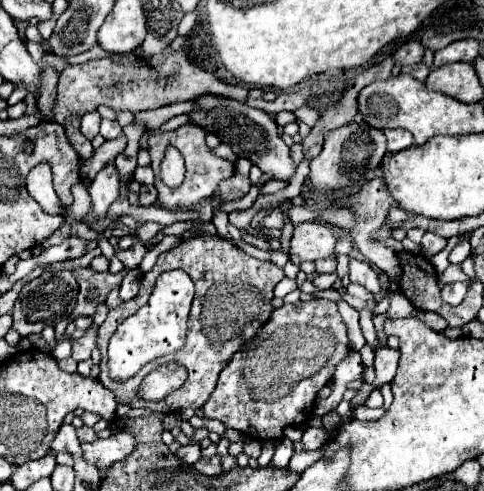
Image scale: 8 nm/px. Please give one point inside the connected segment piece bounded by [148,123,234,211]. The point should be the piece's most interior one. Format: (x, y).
(204, 171)

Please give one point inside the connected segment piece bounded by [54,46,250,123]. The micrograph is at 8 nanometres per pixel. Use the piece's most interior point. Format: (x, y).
(143, 83)

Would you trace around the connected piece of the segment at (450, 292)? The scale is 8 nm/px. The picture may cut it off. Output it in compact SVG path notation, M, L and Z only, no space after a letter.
M452 283L452 285L444 285L442 287L442 299L450 305L458 305L462 303L462 299L466 297L468 291L468 283Z

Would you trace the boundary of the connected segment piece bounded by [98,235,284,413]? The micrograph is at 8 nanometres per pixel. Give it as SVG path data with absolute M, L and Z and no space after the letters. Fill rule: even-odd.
M206 235L206 237L196 237L182 241L174 249L160 253L154 267L144 273L140 279L140 291L132 301L122 303L118 309L112 309L106 317L106 321L98 327L98 349L101 353L100 381L106 385L110 391L114 391L118 403L132 403L134 407L146 407L156 413L172 413L192 407L200 409L208 397L212 395L216 387L218 373L226 367L226 363L232 359L232 355L246 343L250 341L256 331L270 319L272 315L272 291L278 281L284 279L284 271L276 267L272 261L260 261L250 255L246 255L242 249L238 249L232 241L220 239L216 235ZM168 269L182 269L190 275L190 279L196 285L196 295L192 301L190 309L190 319L188 319L188 335L186 335L186 345L172 357L168 357L168 363L180 363L188 371L188 379L178 391L172 391L166 395L166 399L160 399L158 403L146 401L138 397L138 387L144 381L146 373L150 371L144 367L132 379L128 381L114 381L110 379L108 373L108 343L116 327L132 313L136 313L142 305L148 303L148 297L154 289L154 283L160 273Z

